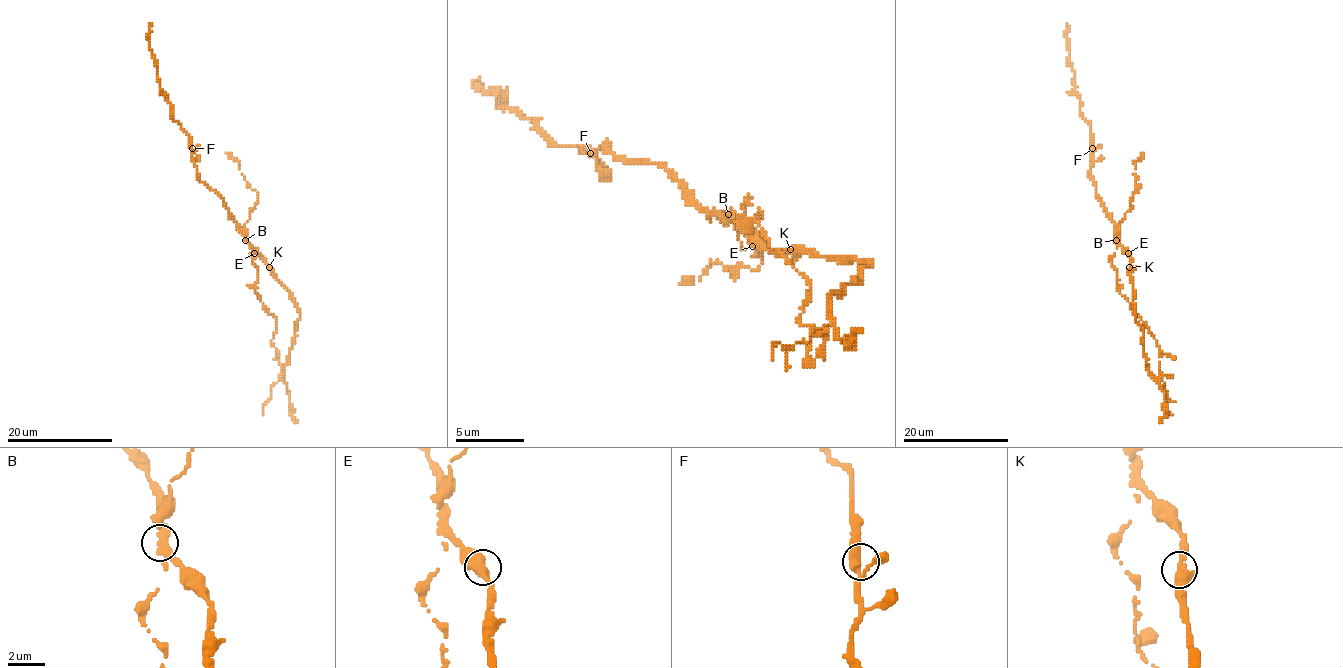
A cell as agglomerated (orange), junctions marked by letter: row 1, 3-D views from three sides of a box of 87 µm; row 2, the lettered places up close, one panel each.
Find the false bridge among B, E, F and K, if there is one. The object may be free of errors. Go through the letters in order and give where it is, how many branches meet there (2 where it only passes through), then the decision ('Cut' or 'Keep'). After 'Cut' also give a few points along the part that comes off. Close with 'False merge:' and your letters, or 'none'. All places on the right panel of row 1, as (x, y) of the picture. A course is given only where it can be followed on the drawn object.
B: Place: (1116, 240). Branches: 3. Cut. Course of the part to remove: (1116, 239), (1111, 263), (1118, 272), (1118, 291), (1131, 303), (1131, 309), (1156, 341), (1165, 406), (1172, 415)
E: Place: (1128, 253). Branches: 2. Keep
F: Place: (1092, 148). Branches: 3. Keep
K: Place: (1129, 267). Branches: 2. Keep
False merge: B

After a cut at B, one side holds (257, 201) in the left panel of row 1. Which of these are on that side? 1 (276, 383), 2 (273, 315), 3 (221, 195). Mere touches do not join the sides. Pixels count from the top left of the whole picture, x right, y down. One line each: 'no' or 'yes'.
1: yes
2: yes
3: no

